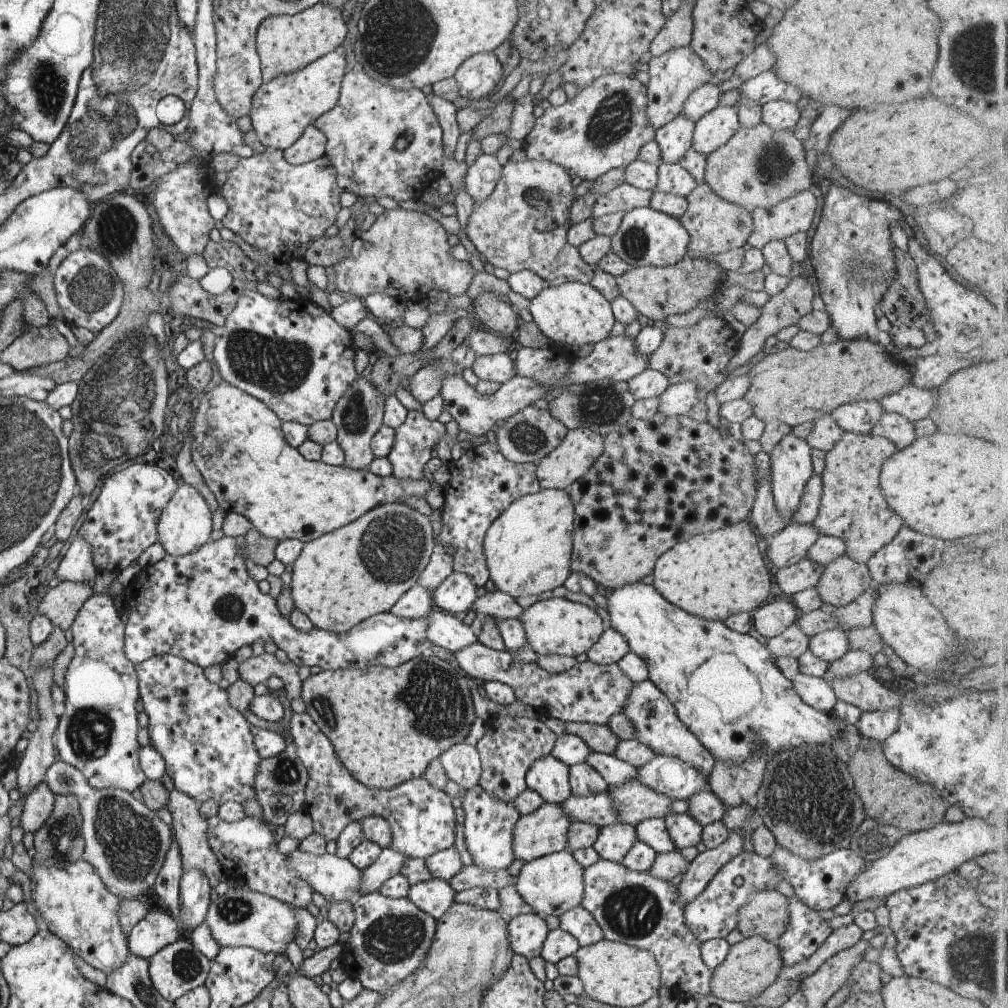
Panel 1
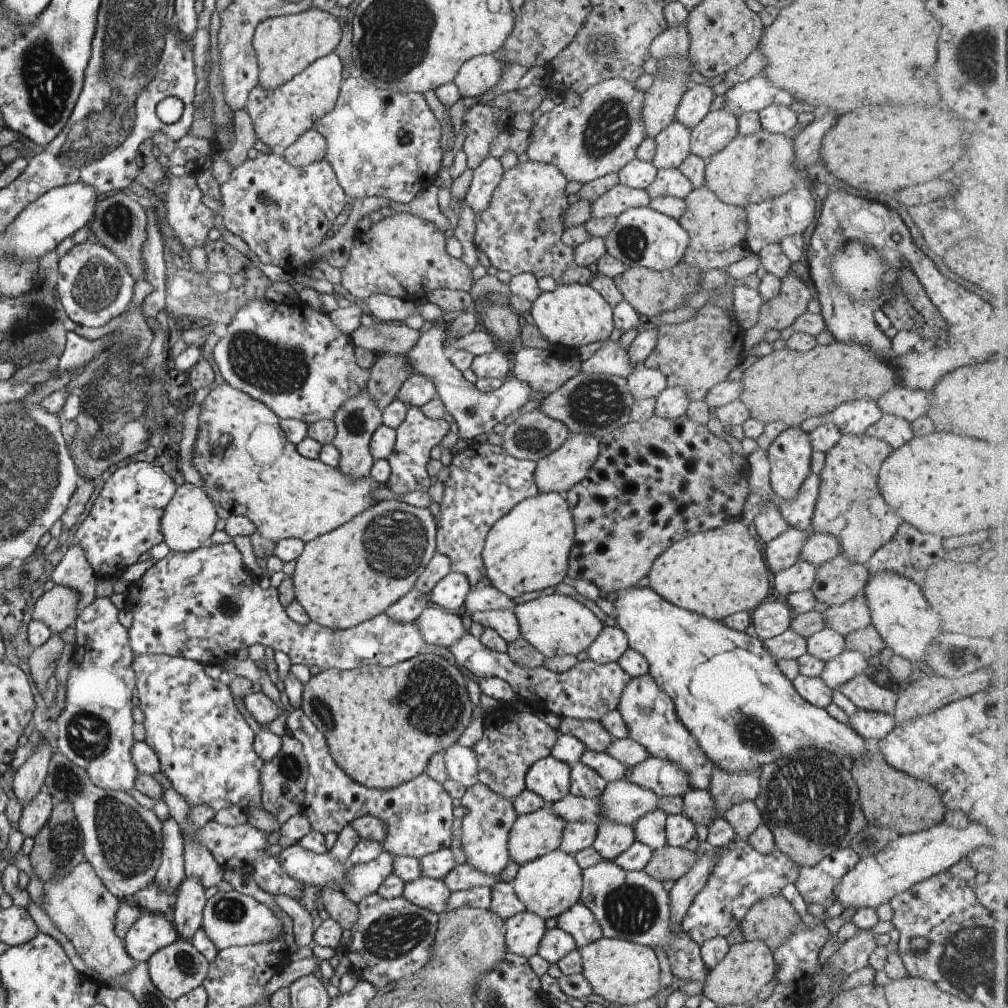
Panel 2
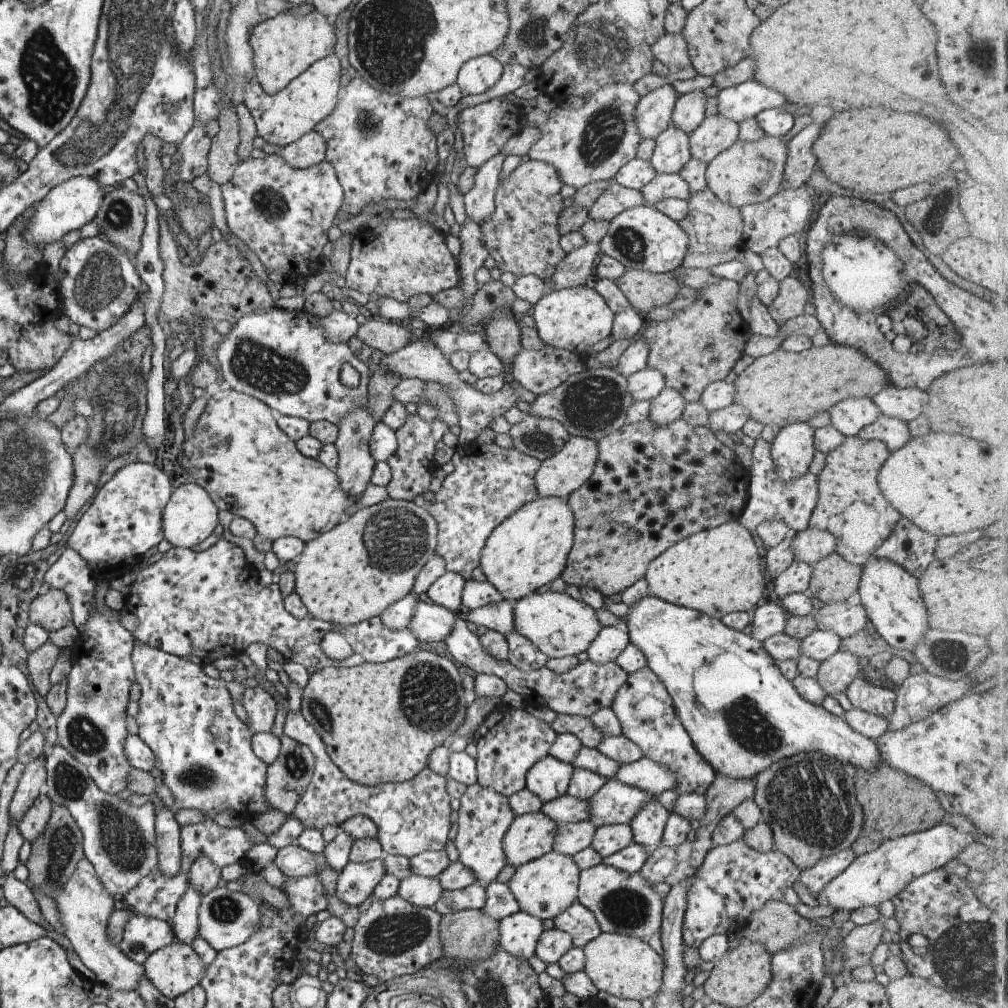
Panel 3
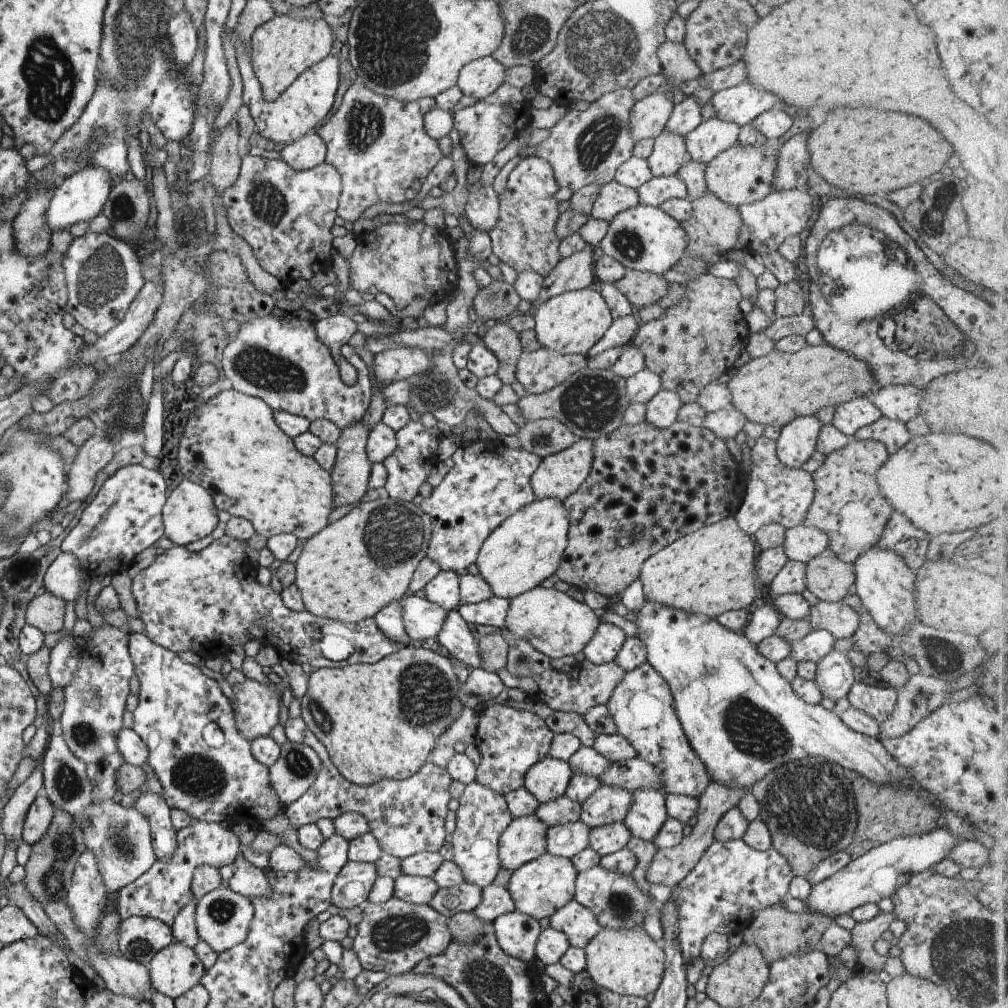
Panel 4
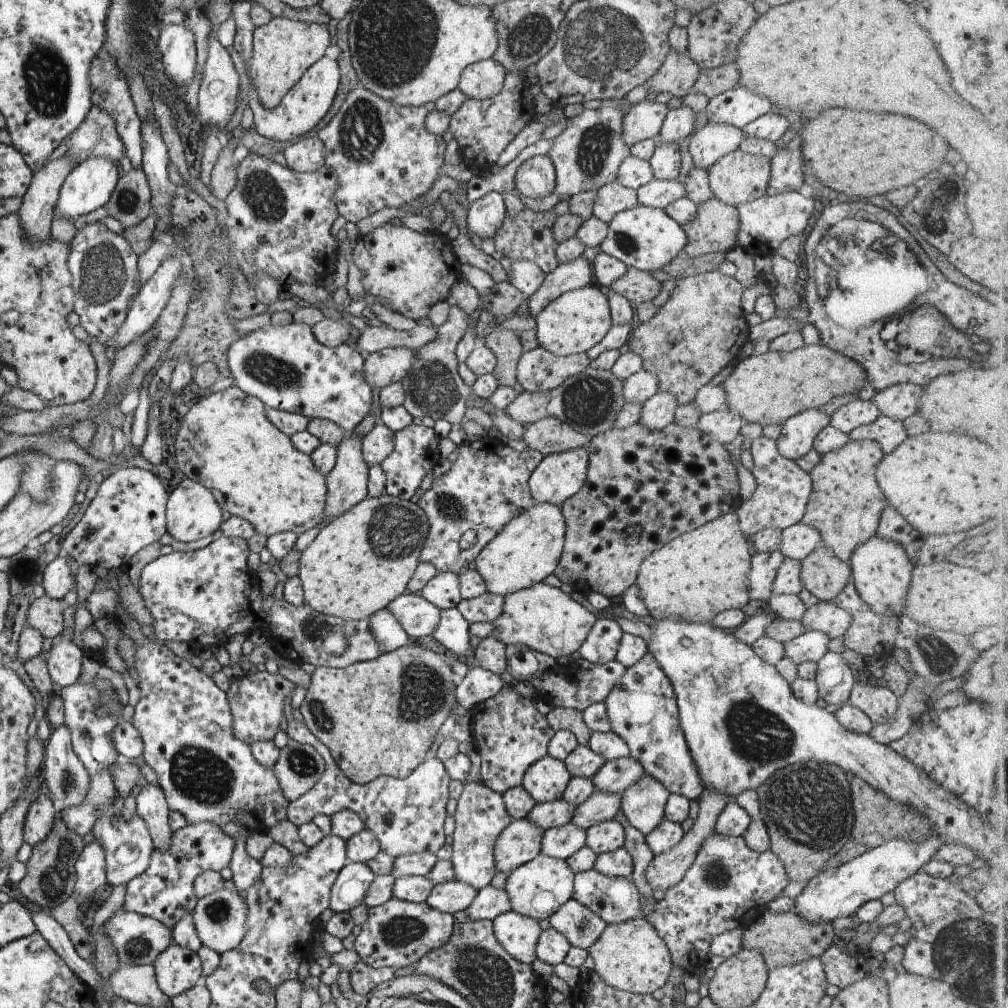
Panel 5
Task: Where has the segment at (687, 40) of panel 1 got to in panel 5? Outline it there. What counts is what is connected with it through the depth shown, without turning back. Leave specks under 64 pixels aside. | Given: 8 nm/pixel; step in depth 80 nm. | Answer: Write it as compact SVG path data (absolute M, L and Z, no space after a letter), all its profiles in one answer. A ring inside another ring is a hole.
M671 48L665 62L647 82L649 93L651 97L666 92L673 97L683 98L692 91L700 70L688 54L680 55Z

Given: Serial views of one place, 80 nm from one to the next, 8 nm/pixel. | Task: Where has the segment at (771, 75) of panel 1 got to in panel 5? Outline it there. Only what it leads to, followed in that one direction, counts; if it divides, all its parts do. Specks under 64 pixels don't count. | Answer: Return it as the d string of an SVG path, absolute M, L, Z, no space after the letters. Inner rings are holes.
M737 86L710 99L705 112L709 123L725 123L744 129L750 122L770 113L773 108L768 98Z

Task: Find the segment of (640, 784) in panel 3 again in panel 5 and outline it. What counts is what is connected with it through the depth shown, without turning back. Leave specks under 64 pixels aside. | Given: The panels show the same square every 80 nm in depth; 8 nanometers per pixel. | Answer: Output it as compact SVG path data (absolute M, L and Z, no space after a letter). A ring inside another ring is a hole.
M626 757L618 760L606 761L598 774L592 778L594 791L623 793L626 788L630 788L634 782L638 782L645 773L644 768L638 760Z

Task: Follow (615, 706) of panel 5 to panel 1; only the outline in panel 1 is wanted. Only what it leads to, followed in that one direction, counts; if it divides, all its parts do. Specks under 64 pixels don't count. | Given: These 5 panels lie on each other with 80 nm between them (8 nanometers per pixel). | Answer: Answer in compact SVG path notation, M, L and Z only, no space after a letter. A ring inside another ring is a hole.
M649 678L633 683L623 712L635 728L635 738L649 746L656 755L666 755L680 759L691 767L698 769L708 777L716 760L713 754L692 734L692 731L678 718L674 705Z

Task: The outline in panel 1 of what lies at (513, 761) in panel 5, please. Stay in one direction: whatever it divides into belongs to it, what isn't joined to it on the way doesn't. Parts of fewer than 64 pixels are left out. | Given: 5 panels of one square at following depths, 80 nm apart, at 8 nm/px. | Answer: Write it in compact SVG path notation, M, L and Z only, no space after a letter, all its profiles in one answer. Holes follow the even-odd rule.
M510 715L485 723L482 739L475 745L481 760L479 785L492 797L510 802L527 788L525 774L539 758L551 754L557 736L546 727L543 718Z

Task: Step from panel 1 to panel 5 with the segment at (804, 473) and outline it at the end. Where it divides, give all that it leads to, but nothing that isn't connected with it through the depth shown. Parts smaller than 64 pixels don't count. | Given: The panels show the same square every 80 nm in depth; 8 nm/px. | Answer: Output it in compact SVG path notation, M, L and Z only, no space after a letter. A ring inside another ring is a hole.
M823 408L792 416L781 426L780 437L776 440L778 451L789 460L799 460L813 448L814 439L830 424L830 419Z

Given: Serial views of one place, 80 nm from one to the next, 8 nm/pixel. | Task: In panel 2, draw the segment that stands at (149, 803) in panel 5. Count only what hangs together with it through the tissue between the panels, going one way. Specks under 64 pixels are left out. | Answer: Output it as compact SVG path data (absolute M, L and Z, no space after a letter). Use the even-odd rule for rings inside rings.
M169 817L161 822L162 850L161 866L157 870L155 881L163 889L176 889L185 879L185 840L179 824Z

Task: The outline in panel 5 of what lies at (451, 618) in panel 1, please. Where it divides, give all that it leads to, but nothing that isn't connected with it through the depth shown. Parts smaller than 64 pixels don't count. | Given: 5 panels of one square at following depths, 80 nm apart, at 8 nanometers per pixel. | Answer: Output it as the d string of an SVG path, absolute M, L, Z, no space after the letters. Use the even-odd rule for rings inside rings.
M406 592L394 598L387 610L394 614L394 618L413 639L432 635L440 622L441 610L418 594Z

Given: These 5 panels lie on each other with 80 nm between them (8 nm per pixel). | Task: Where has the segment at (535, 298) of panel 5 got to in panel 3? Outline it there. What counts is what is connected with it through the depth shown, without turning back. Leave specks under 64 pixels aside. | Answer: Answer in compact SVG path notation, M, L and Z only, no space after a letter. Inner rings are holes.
M587 243L586 246L567 254L558 264L550 282L555 286L552 290L545 286L545 294L560 289L574 287L574 283L591 283L594 277L595 263L601 252L599 244Z

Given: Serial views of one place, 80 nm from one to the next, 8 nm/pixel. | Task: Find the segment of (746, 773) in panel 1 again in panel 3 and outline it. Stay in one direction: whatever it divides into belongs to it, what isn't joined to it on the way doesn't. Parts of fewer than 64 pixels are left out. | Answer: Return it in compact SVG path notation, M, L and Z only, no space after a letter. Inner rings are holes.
M716 775L714 782L705 791L708 817L706 832L712 833L716 825L744 800L752 799L755 793L754 779L729 779Z

